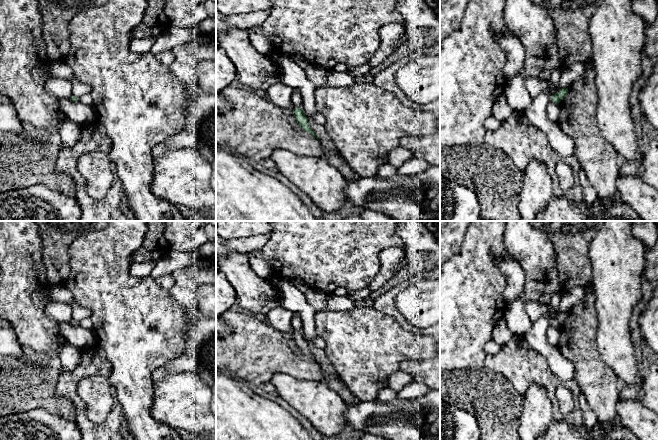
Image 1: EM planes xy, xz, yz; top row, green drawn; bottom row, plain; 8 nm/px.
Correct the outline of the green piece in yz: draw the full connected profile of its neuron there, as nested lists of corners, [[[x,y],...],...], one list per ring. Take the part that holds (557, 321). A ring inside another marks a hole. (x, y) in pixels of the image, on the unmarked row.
[[[568,311],[562,312],[552,320],[546,316],[541,316],[533,322],[533,326],[524,334],[530,347],[545,356],[550,369],[564,384],[576,382],[575,368],[561,354],[557,346],[553,346],[548,342],[546,333],[550,325],[558,328],[567,318]]]

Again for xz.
[[[294,314],[293,318],[291,319],[291,326],[294,329],[294,341],[297,345],[297,347],[300,349],[300,351],[307,357],[311,358],[313,361],[315,361],[317,364],[317,359],[312,355],[310,352],[309,346],[304,338],[304,335],[301,333],[302,331],[302,320],[299,316],[296,316]]]

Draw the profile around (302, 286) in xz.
[[[299,279],[293,280],[293,284],[304,294],[307,294],[312,290],[312,288],[308,284]]]

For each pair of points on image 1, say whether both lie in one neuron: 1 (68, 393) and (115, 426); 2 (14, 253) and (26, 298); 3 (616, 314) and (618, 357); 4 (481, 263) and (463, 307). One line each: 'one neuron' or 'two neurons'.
1: one neuron
2: one neuron
3: one neuron
4: one neuron

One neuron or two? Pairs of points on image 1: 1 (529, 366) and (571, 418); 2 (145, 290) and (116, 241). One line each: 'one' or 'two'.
1: one
2: one

